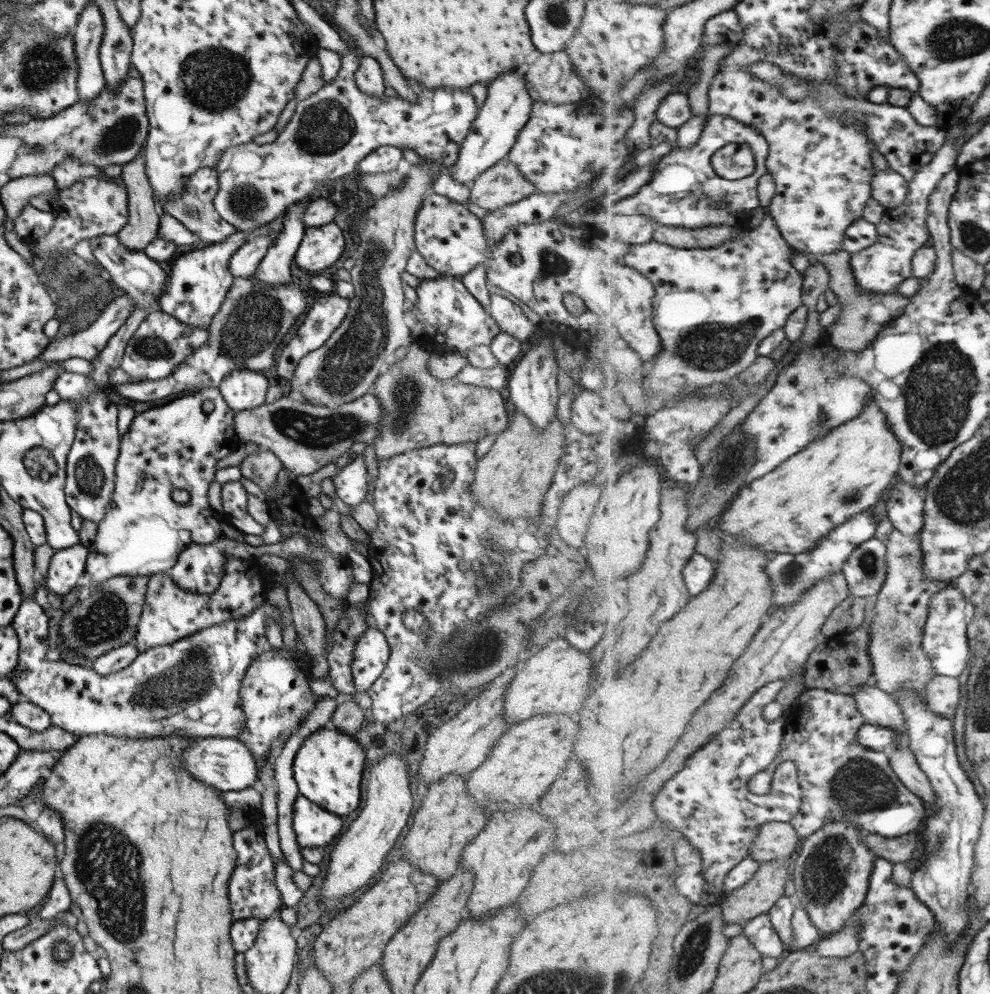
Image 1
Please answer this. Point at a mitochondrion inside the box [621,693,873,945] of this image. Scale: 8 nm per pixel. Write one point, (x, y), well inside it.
(824, 872)

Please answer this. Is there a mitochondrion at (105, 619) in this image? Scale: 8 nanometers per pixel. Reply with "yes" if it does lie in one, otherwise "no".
yes

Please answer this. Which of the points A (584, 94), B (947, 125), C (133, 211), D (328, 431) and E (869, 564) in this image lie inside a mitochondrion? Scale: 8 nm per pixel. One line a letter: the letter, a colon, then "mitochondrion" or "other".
A: other
B: other
C: other
D: mitochondrion
E: mitochondrion

